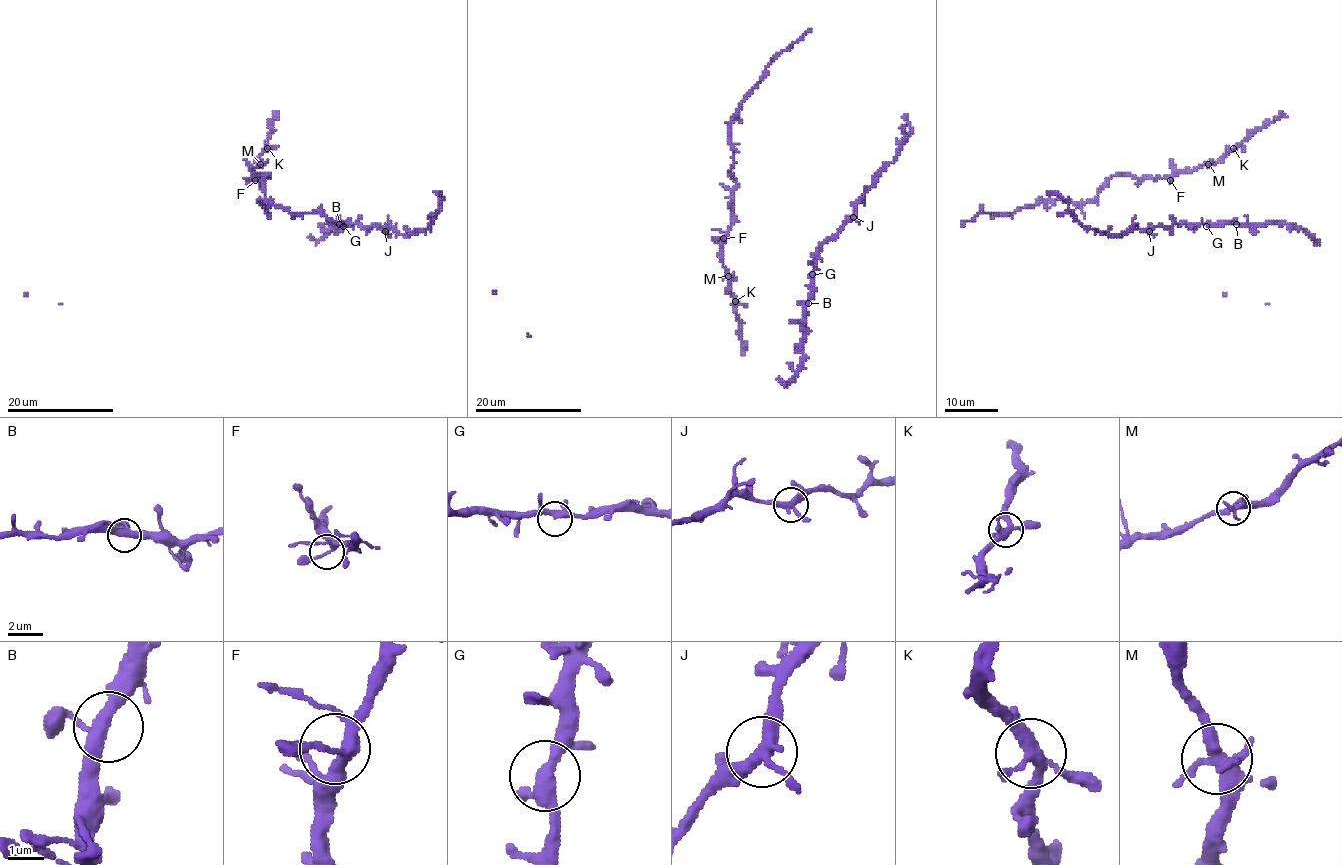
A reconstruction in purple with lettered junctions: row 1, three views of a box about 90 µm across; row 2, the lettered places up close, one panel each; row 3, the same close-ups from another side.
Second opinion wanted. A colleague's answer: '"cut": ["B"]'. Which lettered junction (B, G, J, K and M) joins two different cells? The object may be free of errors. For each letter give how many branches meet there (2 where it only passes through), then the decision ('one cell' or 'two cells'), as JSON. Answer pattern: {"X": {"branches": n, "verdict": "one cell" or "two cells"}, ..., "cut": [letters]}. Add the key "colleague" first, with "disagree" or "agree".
{"colleague": "disagree", "B": {"branches": 3, "verdict": "one cell"}, "G": {"branches": 3, "verdict": "one cell"}, "J": {"branches": 3, "verdict": "one cell"}, "K": {"branches": 5, "verdict": "one cell"}, "M": {"branches": 5, "verdict": "one cell"}, "cut": []}

